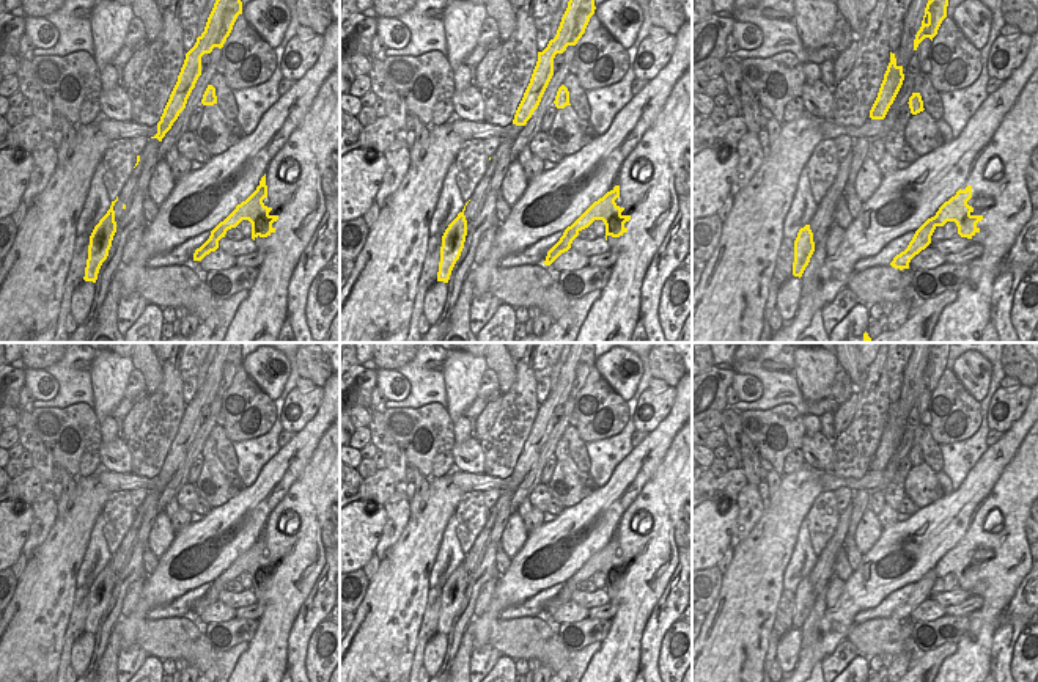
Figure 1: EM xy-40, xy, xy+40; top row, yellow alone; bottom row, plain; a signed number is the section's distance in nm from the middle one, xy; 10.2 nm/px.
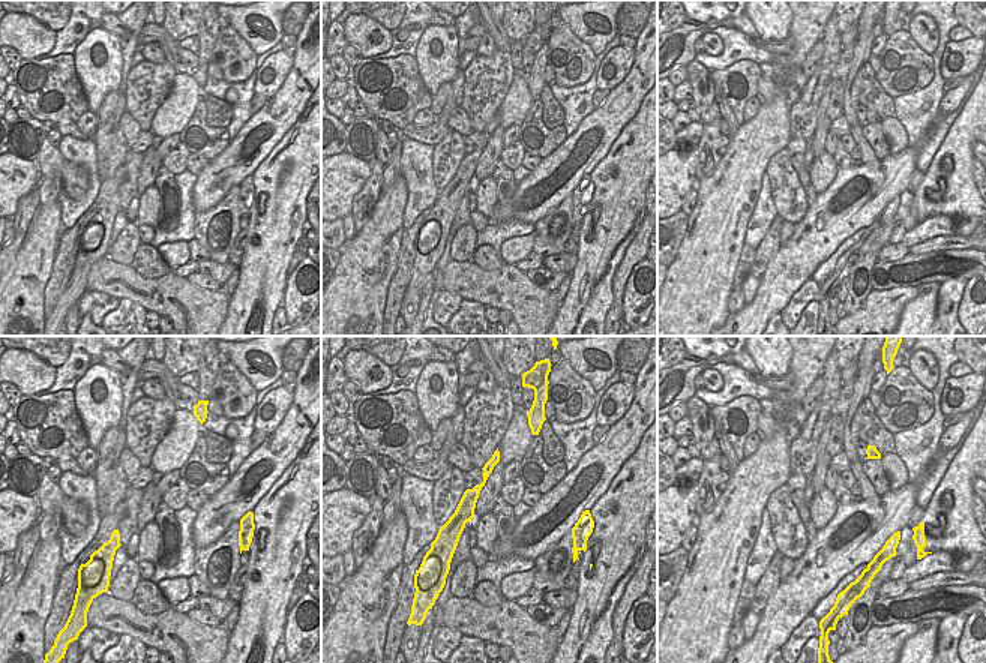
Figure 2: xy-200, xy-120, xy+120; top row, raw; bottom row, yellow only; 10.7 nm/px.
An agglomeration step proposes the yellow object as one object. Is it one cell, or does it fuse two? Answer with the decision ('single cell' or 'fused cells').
fused cells

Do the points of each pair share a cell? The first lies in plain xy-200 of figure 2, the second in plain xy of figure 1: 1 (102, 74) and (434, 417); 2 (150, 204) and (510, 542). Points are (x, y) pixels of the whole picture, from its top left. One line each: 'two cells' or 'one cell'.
1: two cells
2: one cell

